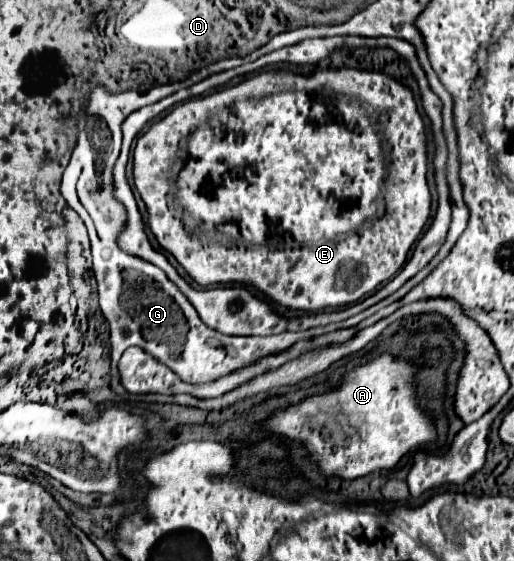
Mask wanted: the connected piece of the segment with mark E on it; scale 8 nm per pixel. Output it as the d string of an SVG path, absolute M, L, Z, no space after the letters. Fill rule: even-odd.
M339 68L339 70L323 70L315 72L311 76L293 74L289 70L275 70L275 72L261 72L253 78L247 78L239 82L237 86L223 88L221 92L214 92L205 97L197 97L187 100L175 106L167 116L153 122L147 132L143 132L137 138L137 146L133 150L133 184L141 196L141 200L147 206L147 226L155 234L159 246L175 256L175 260L185 268L185 272L199 284L199 286L211 286L211 284L247 284L263 292L271 302L289 308L289 310L301 310L301 312L321 312L321 310L337 310L343 306L351 306L359 300L363 300L367 294L373 294L383 282L389 282L405 264L407 254L411 246L419 240L425 222L431 214L431 192L427 184L427 134L423 118L417 110L417 102L413 96L413 90L401 84L399 80L381 74L381 72L365 72L355 68ZM331 90L337 92L339 102L335 106L321 104L319 94ZM375 112L389 112L385 118L375 118ZM167 178L179 182L177 184L177 204L179 208L169 204L171 184ZM361 188L381 188L381 196L369 196L369 212L361 212ZM381 202L385 202L385 216L375 218L375 210L379 210ZM181 212L189 216L191 224L189 228L181 220Z

